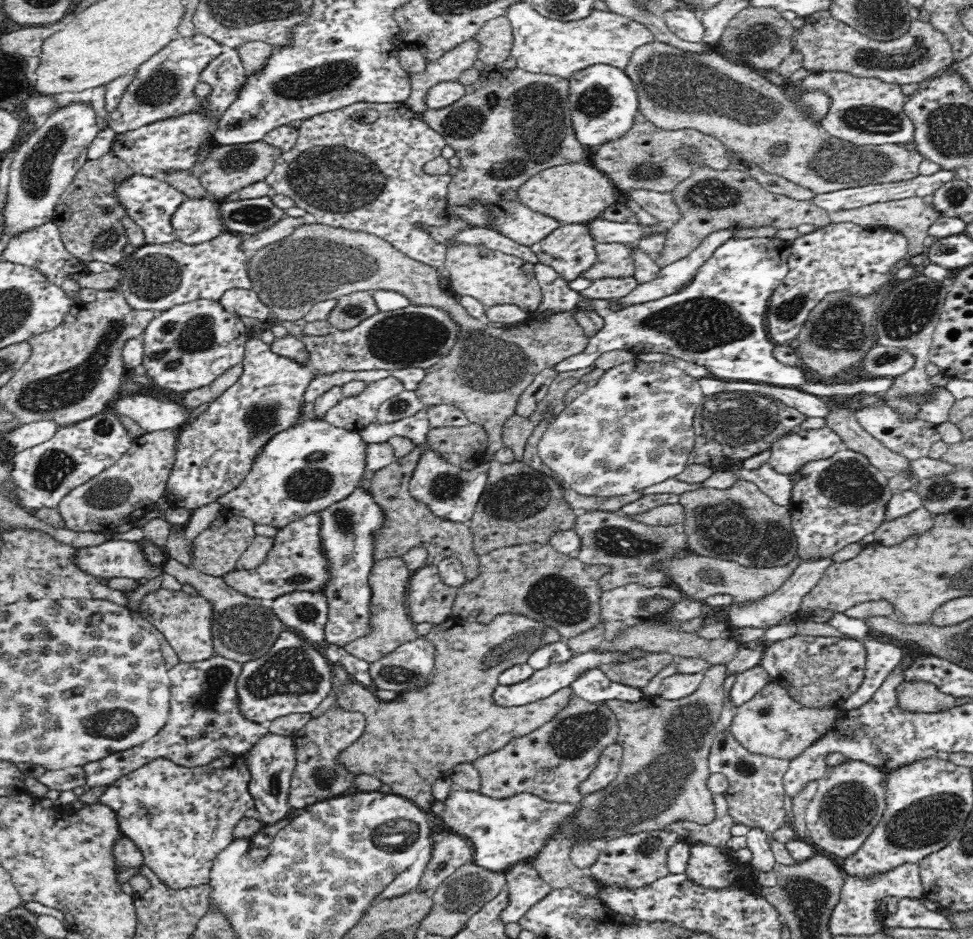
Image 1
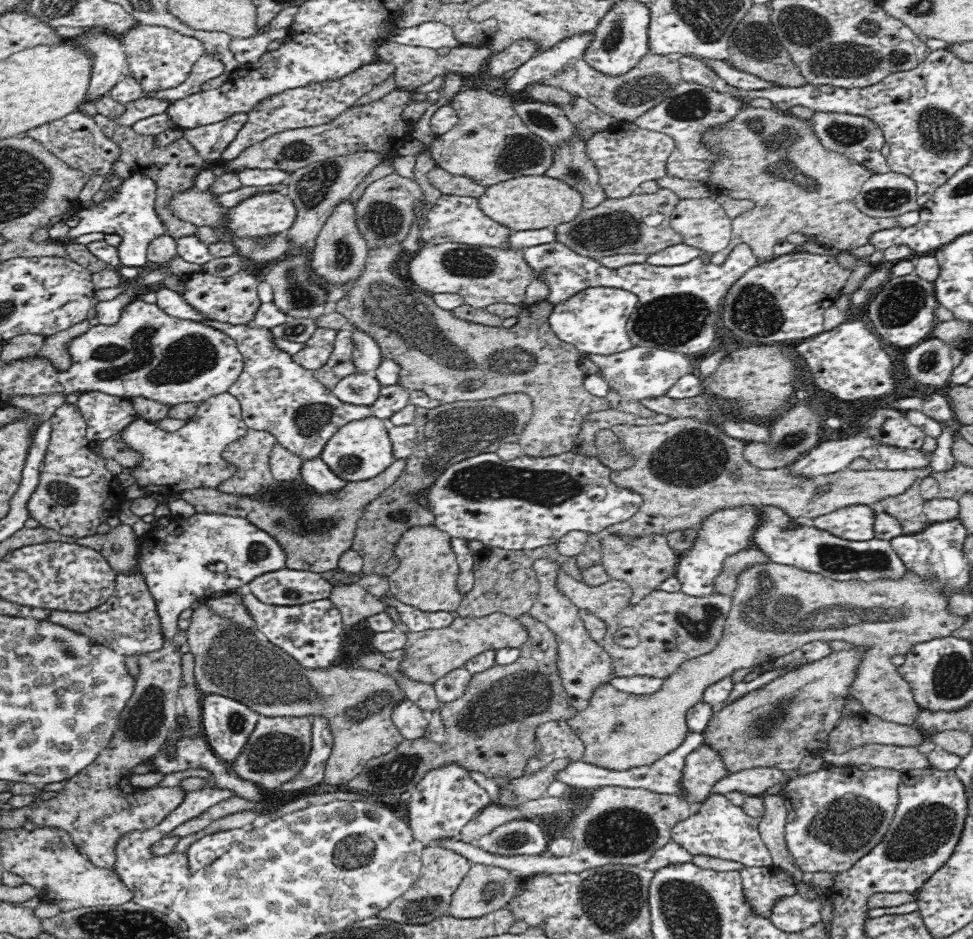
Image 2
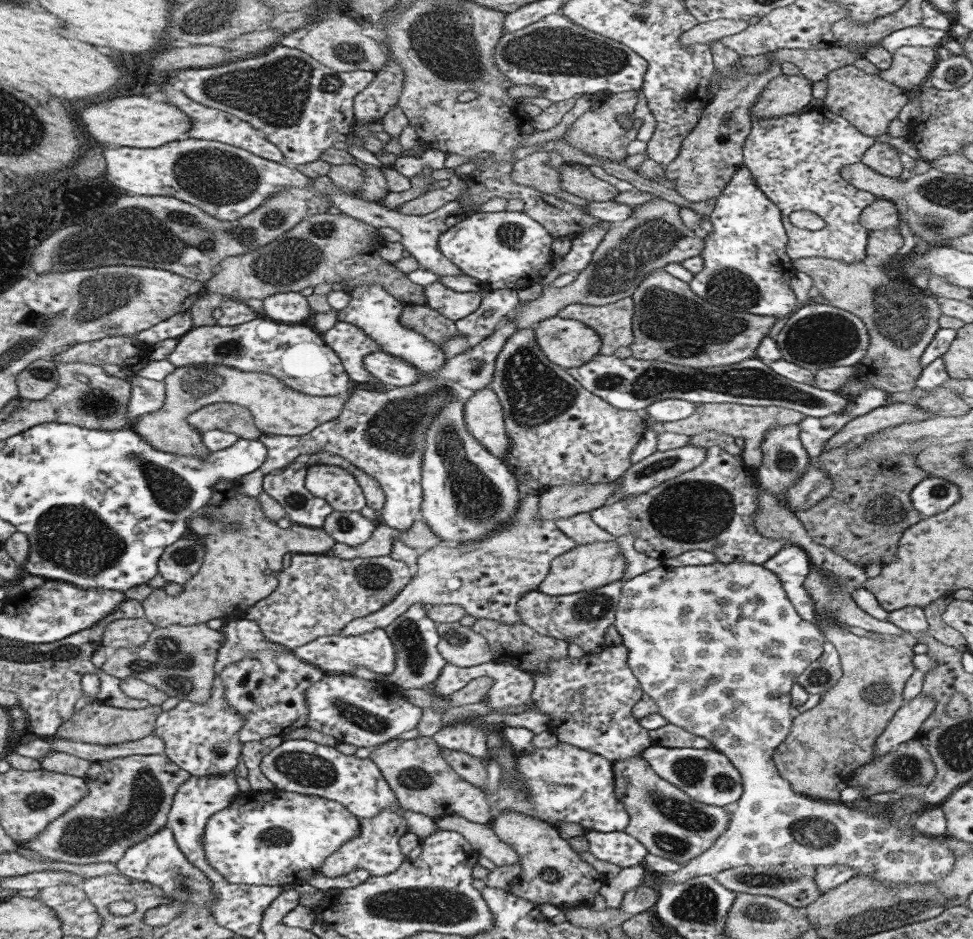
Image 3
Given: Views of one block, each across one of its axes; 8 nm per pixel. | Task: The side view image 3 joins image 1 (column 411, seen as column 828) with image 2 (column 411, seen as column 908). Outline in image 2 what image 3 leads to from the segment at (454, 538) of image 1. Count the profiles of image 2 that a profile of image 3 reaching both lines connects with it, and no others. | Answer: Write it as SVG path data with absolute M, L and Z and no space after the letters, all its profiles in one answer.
M522 392L501 395L482 401L462 401L441 404L437 408L416 407L414 426L417 426L418 449L406 458L406 467L395 484L389 486L379 497L371 500L359 512L357 526L351 537L350 548L363 558L361 571L347 573L336 568L321 573L333 587L357 583L366 574L389 577L398 568L399 560L393 556L401 534L417 526L434 525L434 515L421 504L419 498L425 495L435 479L446 468L478 453L496 452L506 442L519 442L525 426L533 412L532 398Z

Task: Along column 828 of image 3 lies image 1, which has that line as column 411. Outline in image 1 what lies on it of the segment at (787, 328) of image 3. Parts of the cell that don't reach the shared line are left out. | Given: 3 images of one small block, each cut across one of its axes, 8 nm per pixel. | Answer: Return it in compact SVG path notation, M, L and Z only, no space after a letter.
M425 304L418 305L408 305L407 307L390 310L390 311L378 311L374 316L366 318L355 326L354 328L349 328L348 330L335 329L334 332L326 334L324 336L302 336L301 342L308 349L308 364L306 366L301 366L298 362L291 360L290 358L285 358L285 356L280 356L272 352L268 344L262 342L260 336L250 337L248 343L245 346L245 358L241 363L243 365L243 374L236 384L227 388L223 394L214 400L208 406L208 410L203 414L200 414L198 418L194 419L191 423L184 424L181 429L179 429L177 436L177 448L175 450L175 461L173 462L172 472L170 472L170 478L167 482L165 488L165 495L170 502L171 506L176 508L186 508L190 512L196 511L197 508L201 506L216 502L217 498L222 495L229 493L230 490L236 488L242 480L246 479L248 472L254 464L254 459L257 458L262 447L275 435L287 428L293 427L294 425L301 422L302 408L304 407L304 394L306 388L316 379L318 376L326 375L328 373L334 373L337 371L360 371L360 370L400 370L400 368L422 368L424 370L432 368L438 364L439 360L450 353L450 348L453 348L458 340L458 332L460 332L458 325L453 321L453 318L449 315L449 312L442 310L441 308L436 308L435 306L426 306Z

